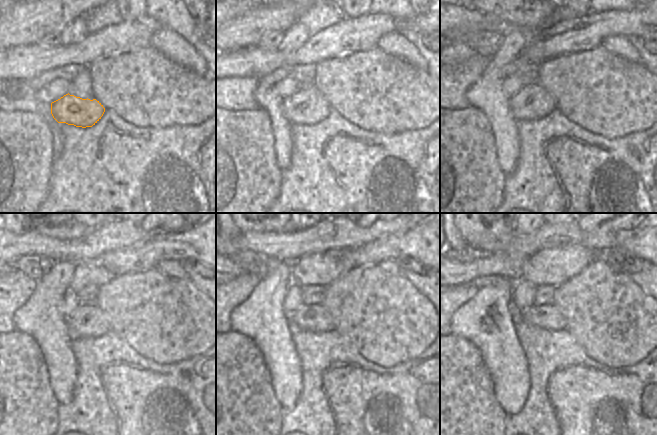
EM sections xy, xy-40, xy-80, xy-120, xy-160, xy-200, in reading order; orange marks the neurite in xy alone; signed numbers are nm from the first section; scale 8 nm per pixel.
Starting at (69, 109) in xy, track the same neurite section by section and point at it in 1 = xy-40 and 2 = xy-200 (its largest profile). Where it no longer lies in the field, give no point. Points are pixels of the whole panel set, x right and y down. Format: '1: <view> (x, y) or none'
1: xy-40 (299, 108)
2: xy-200 (528, 319)

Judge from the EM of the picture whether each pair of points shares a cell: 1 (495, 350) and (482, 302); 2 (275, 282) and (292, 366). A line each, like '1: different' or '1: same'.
1: same
2: same

